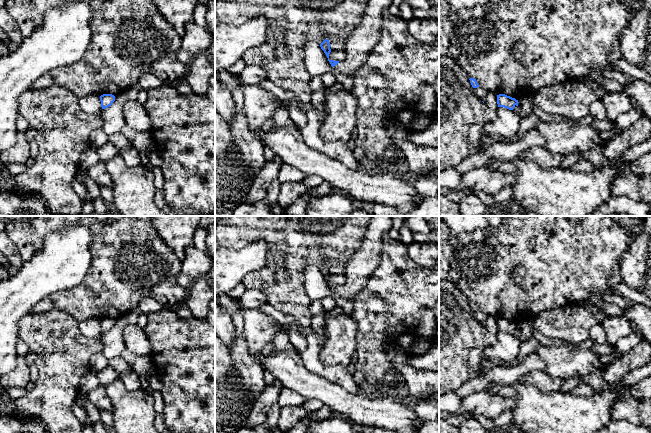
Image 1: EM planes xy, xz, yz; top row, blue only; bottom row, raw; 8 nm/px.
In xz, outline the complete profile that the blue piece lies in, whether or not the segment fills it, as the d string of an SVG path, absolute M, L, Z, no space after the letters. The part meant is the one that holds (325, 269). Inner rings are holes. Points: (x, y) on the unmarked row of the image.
M371 216L361 245L346 266L345 284L339 286L329 283L331 273L328 263L320 268L334 294L344 300L353 301L365 289L381 260L384 236L388 234L392 224L392 216Z

